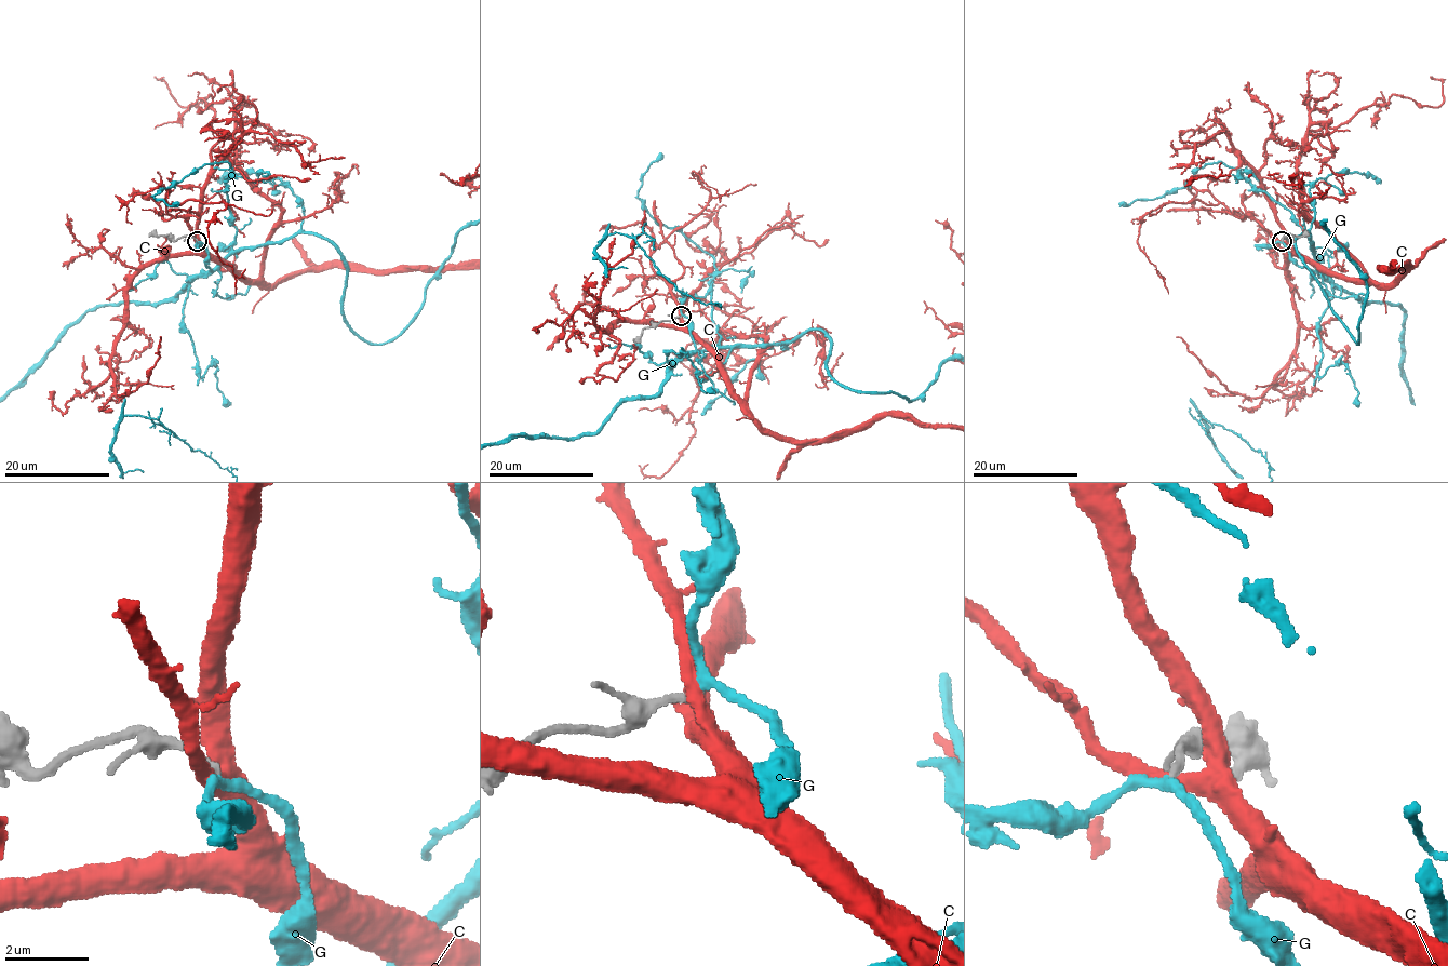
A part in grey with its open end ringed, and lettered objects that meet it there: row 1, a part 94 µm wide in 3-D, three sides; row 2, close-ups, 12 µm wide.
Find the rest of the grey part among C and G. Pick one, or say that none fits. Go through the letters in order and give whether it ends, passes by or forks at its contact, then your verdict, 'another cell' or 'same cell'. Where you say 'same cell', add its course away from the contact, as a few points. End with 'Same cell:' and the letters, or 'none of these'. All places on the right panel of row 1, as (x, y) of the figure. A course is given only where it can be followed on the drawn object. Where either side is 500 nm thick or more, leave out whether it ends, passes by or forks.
C: it passes by; another cell
G: it passes by; same cell
Same cell: G

